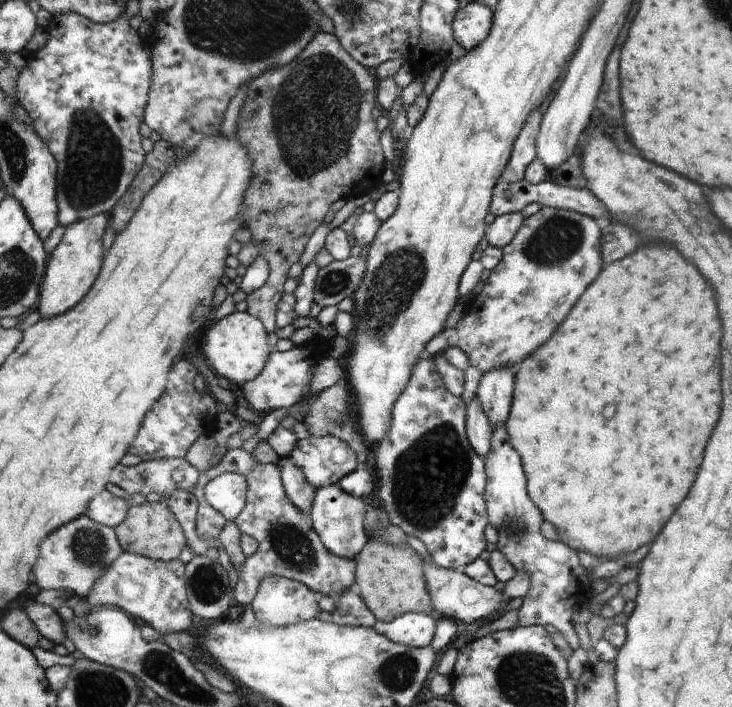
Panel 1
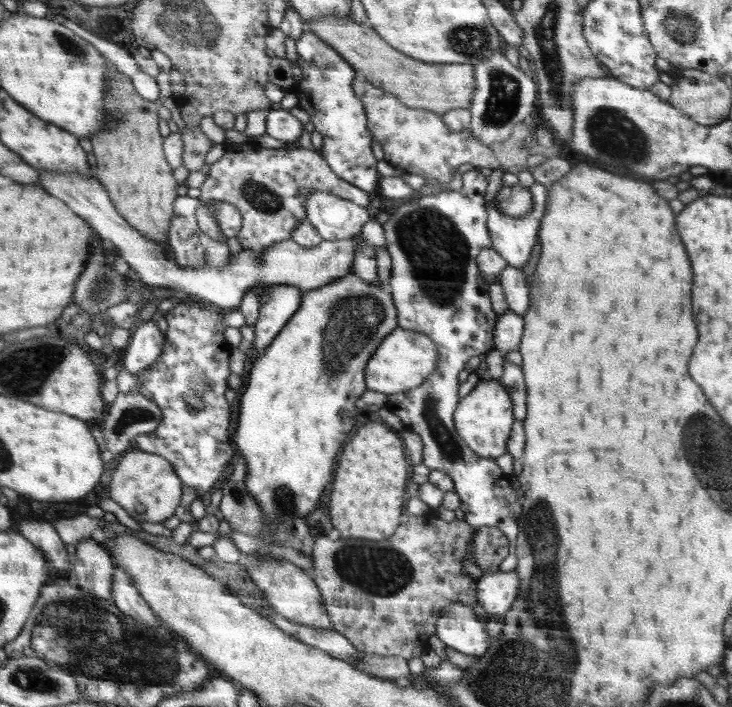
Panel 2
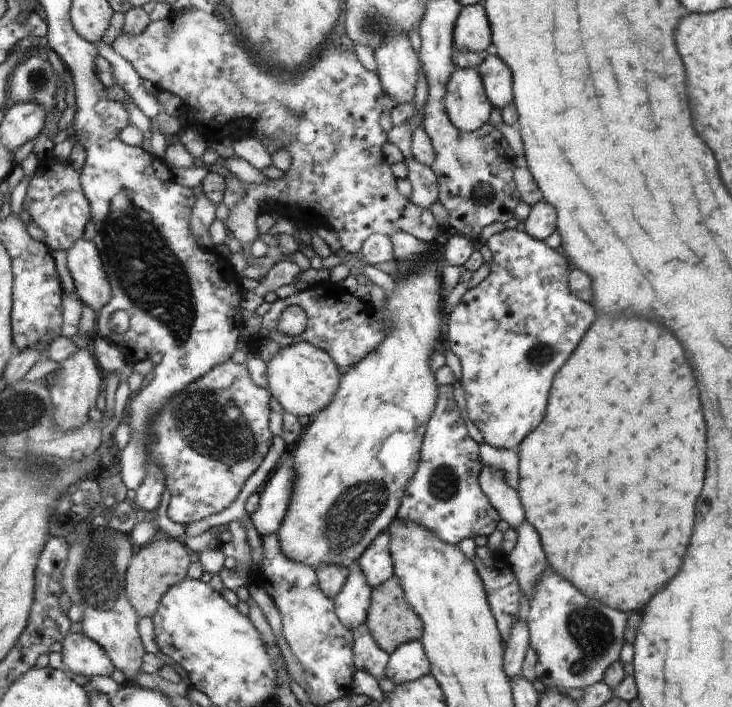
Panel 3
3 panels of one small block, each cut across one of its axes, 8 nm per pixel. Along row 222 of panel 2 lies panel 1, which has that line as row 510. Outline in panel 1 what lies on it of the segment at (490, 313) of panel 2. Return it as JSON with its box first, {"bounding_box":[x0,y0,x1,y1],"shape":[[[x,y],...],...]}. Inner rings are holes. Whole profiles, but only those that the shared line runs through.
{"bounding_box":[375,358,490,571],"shape":[[[423,358],[415,367],[416,380],[412,380],[412,388],[408,388],[408,392],[403,392],[397,400],[393,408],[392,424],[387,436],[380,442],[378,451],[375,455],[378,476],[380,477],[379,496],[384,503],[384,509],[388,513],[388,518],[392,525],[399,526],[409,537],[414,536],[424,543],[429,555],[434,563],[444,567],[445,569],[456,569],[462,571],[464,567],[471,564],[478,556],[484,552],[486,548],[485,528],[490,524],[490,517],[487,515],[486,501],[486,486],[487,486],[487,471],[486,461],[468,444],[469,436],[467,435],[466,424],[466,407],[467,404],[460,397],[455,397],[444,386],[443,377],[438,374],[435,368],[435,363],[428,358]]]}

